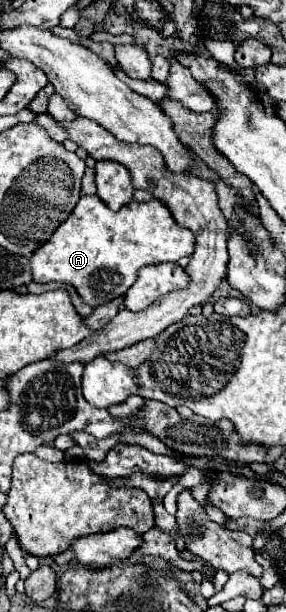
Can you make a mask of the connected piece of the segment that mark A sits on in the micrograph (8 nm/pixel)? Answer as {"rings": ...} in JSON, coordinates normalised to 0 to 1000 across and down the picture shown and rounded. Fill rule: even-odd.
{"rings":[[[343,319],[280,322],[245,355],[203,371],[189,387],[161,394],[105,420],[112,456],[126,462],[210,459],[252,466],[287,492],[322,505],[427,485],[476,459],[476,446],[503,433],[622,426],[678,413],[678,381],[622,371],[573,332],[531,325],[517,332],[455,328],[420,345],[378,342]]]}

